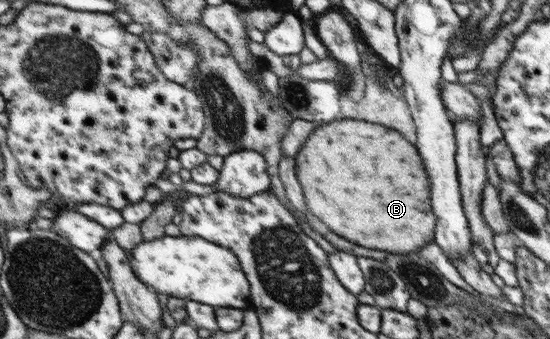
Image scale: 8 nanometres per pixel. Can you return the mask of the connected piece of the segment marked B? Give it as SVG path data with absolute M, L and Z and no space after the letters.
M342 119L342 121L332 121L328 125L316 127L314 133L308 137L308 141L300 147L298 155L296 155L296 177L298 183L304 189L304 197L308 203L308 209L326 225L330 225L330 229L334 229L334 233L338 233L340 237L346 237L348 241L354 241L356 245L368 247L368 249L380 249L380 251L394 251L394 253L410 253L419 252L424 243L428 243L430 239L434 239L434 223L436 217L430 209L430 185L428 185L428 175L424 171L424 165L420 167L420 155L416 151L416 147L412 143L406 141L404 145L404 137L398 131L386 129L382 125L372 125L368 121L354 121L354 119Z

